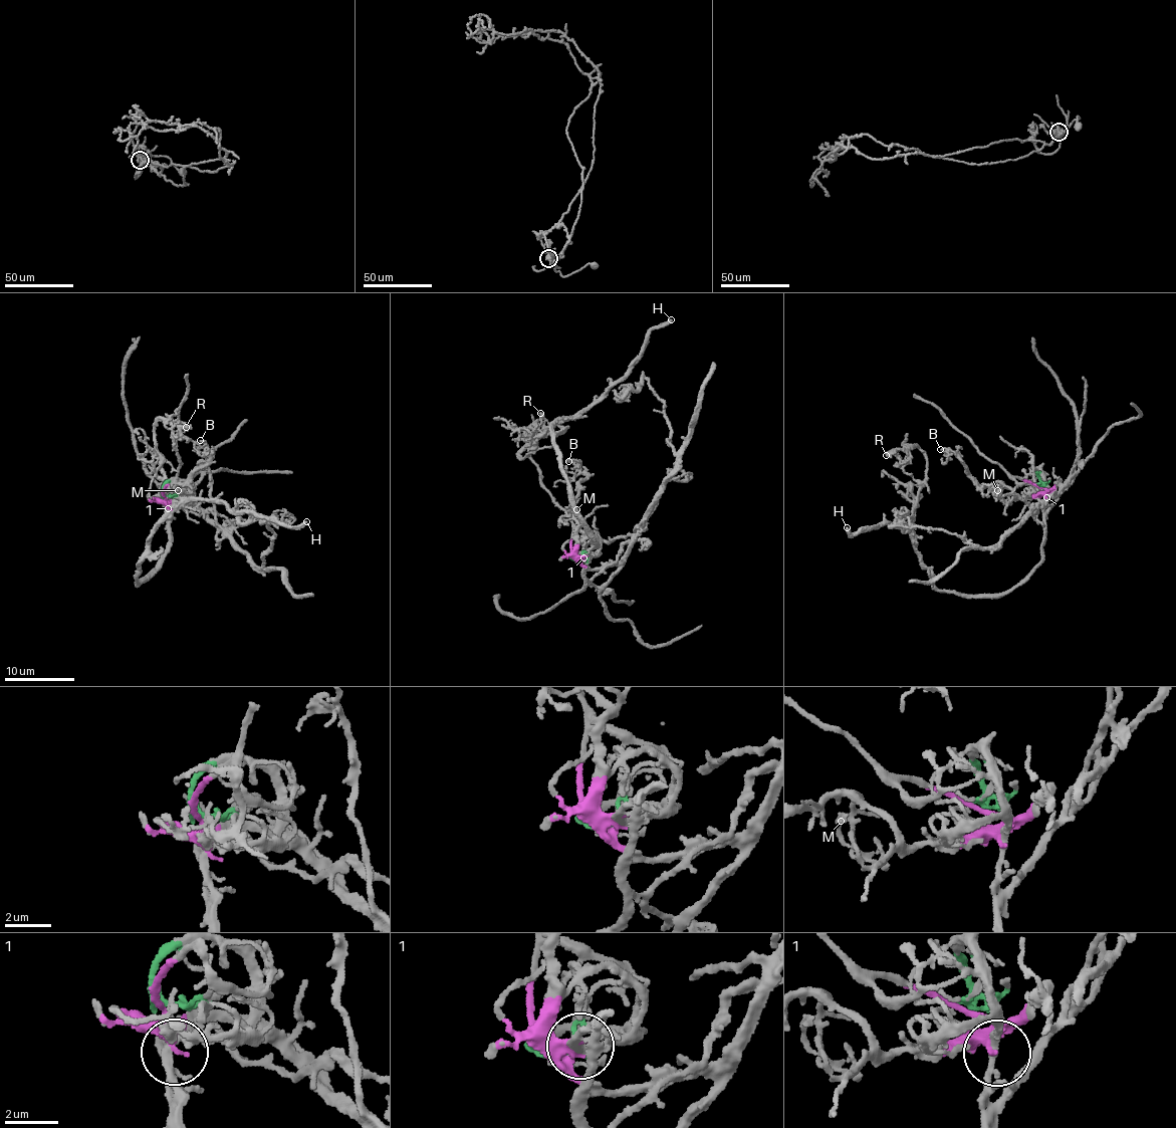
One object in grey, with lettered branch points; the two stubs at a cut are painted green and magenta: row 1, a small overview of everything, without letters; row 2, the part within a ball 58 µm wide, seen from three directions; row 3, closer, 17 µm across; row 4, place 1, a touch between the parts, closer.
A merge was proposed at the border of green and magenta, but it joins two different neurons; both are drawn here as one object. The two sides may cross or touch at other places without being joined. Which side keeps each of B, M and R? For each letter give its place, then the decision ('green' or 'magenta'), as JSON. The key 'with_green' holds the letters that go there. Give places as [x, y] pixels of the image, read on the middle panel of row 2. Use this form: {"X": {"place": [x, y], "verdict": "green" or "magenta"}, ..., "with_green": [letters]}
{"B": {"place": [568, 461], "verdict": "magenta"}, "M": {"place": [576, 509], "verdict": "magenta"}, "R": {"place": [540, 413], "verdict": "green"}, "with_green": ["R"]}

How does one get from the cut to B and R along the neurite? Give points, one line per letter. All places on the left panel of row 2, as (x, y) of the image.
B: (162, 494), (169, 501), (177, 495), (174, 483), (186, 483), (208, 462), (201, 440)
R: (162, 494), (188, 498), (167, 508), (170, 548), (137, 584), (152, 528), (179, 502), (155, 428), (186, 427)

